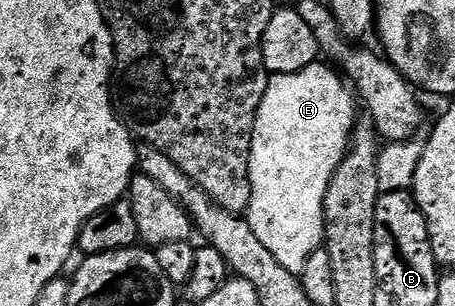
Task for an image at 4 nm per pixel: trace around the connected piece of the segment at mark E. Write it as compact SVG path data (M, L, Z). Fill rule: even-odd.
M321 61L307 65L307 69L299 73L273 75L259 105L253 126L253 148L249 154L251 201L247 220L279 264L295 275L300 276L308 258L323 247L327 187L349 152L349 140L353 138L355 120L359 115L356 106L354 92L347 86L346 80L332 66Z

